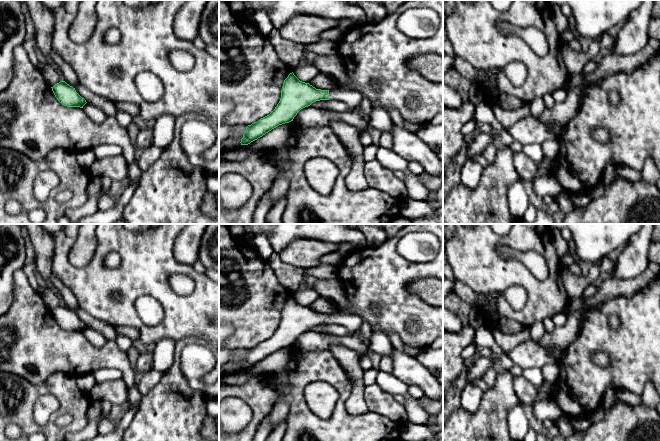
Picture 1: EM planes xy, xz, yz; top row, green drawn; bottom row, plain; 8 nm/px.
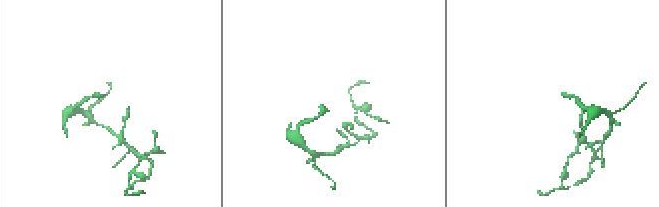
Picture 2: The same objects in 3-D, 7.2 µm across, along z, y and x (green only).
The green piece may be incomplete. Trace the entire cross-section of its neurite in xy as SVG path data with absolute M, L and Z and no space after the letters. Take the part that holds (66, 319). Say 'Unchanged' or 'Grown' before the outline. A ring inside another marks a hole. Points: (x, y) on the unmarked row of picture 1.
Unchanged. M60 305L51 312L57 324L64 330L83 332L87 327L86 324L76 316L75 312L65 305Z

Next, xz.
Grown. M294 297L284 304L281 322L275 333L267 340L246 351L241 369L248 369L279 349L293 345L297 337L320 324L342 325L350 333L356 334L362 319L349 313L316 313L309 307L300 305Z

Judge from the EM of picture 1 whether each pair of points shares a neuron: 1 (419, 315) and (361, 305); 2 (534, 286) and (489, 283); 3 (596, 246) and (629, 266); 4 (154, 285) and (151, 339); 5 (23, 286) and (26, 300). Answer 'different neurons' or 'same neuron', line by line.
1: same neuron
2: same neuron
3: different neurons
4: same neuron
5: same neuron

